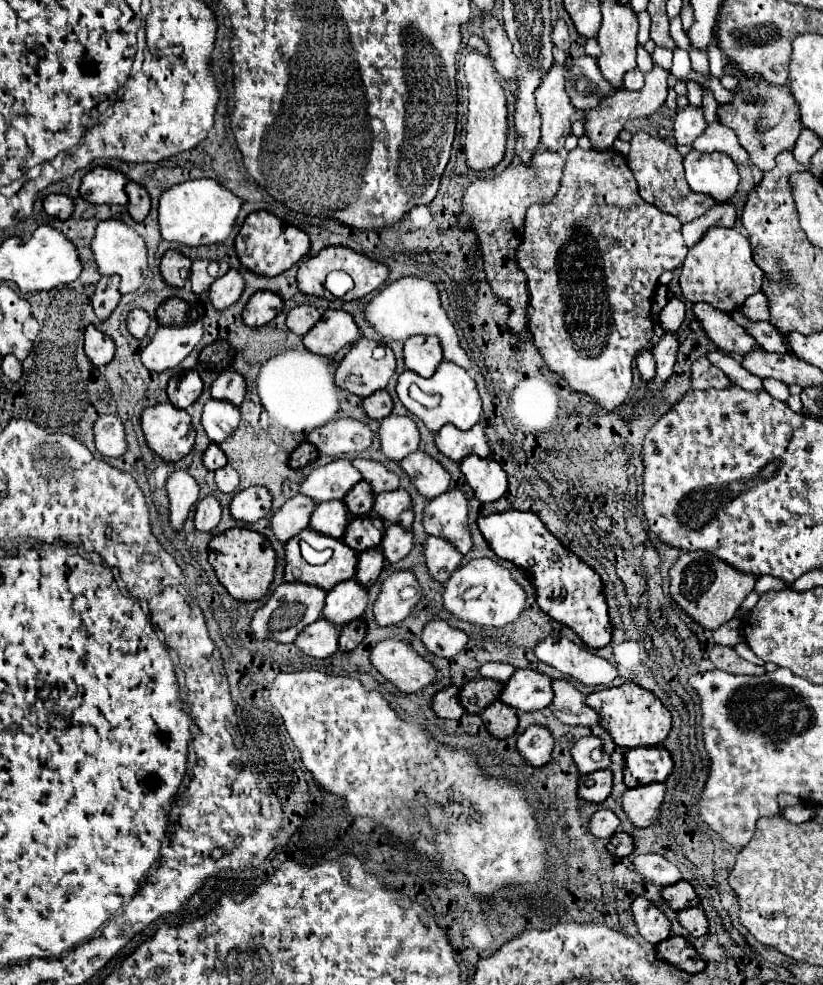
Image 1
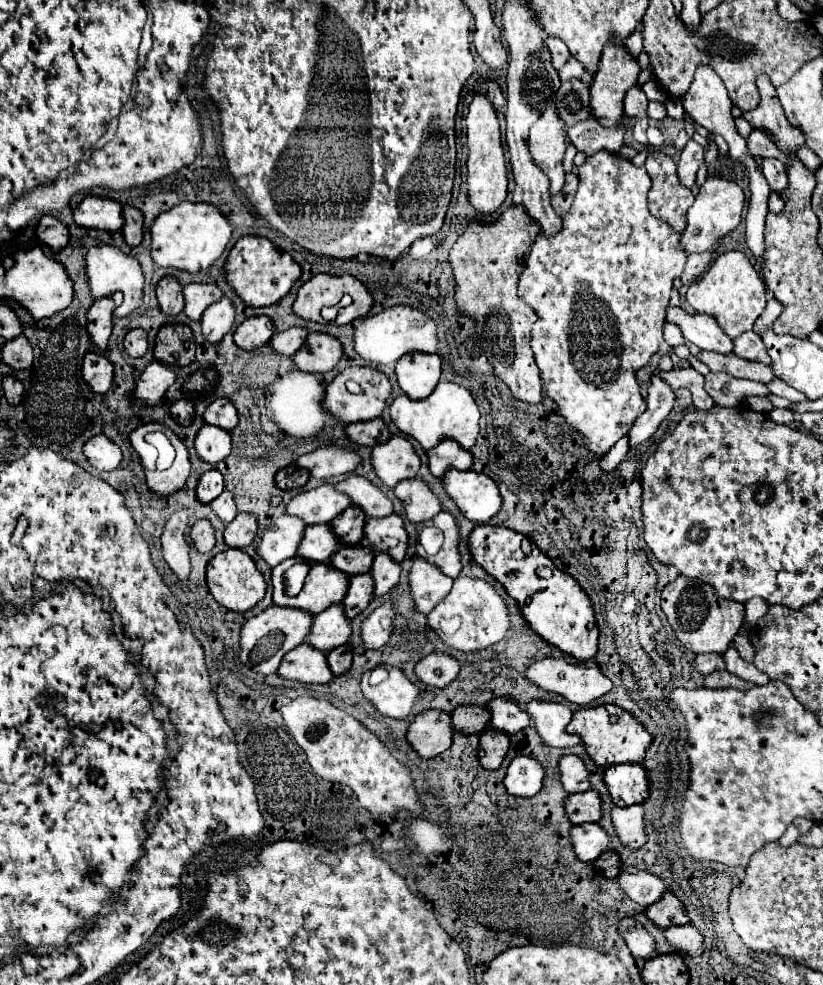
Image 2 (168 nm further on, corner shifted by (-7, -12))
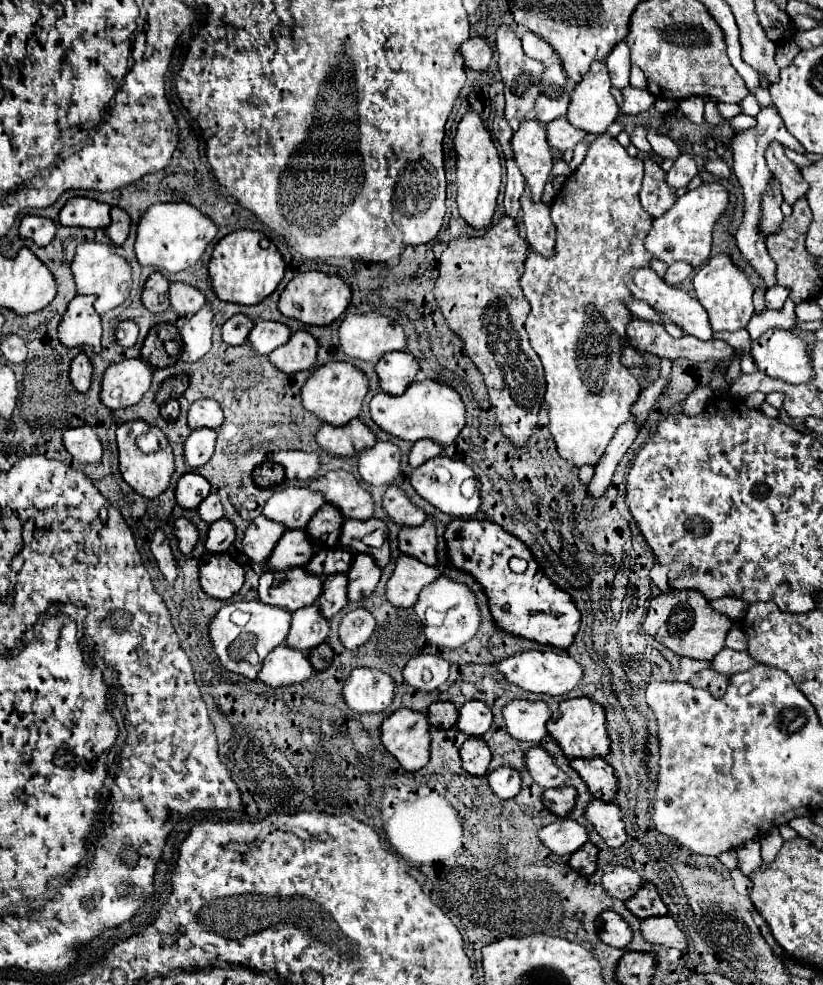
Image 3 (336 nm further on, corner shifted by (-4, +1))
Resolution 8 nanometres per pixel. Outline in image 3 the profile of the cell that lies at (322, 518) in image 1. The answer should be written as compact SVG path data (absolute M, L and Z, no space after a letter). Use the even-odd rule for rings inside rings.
M287 529L275 547L275 553L271 553L271 561L267 561L265 569L285 571L295 565L307 565L313 551L315 545L305 529Z

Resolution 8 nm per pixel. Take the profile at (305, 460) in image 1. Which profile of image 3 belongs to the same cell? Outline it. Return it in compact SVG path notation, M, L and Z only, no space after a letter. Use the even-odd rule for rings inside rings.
M267 459L263 465L259 465L259 469L255 469L257 485L275 487L275 485L281 485L283 481L285 481L285 469L281 469L281 465L271 459Z

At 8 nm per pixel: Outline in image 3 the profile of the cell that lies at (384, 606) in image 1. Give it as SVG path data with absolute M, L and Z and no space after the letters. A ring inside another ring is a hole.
M353 609L349 611L339 627L339 639L347 649L357 649L361 647L365 641L369 641L369 637L375 631L375 617L369 609Z

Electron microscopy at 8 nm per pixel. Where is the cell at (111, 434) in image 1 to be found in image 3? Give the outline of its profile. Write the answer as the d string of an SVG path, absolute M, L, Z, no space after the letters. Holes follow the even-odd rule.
M91 425L67 429L67 433L63 435L63 443L71 457L79 463L99 463L103 455L101 439Z

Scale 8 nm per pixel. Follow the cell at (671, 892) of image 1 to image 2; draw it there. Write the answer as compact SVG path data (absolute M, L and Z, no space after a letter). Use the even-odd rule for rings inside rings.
M666 892L666 896L662 896L650 908L646 908L644 914L662 930L666 930L670 924L688 924L684 906L676 896L672 896L672 892Z

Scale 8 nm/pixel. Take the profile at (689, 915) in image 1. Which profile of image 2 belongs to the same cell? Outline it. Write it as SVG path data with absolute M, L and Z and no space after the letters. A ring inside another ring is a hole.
M684 924L684 926L670 926L664 930L664 938L678 950L678 952L684 952L688 956L700 956L704 952L704 946L702 946L702 934L690 926L690 924Z

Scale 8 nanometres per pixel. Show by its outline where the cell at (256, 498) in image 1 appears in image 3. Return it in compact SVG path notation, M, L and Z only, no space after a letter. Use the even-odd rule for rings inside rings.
M223 517L211 523L205 547L211 553L223 553L233 545L233 541L235 541L235 525L227 517Z

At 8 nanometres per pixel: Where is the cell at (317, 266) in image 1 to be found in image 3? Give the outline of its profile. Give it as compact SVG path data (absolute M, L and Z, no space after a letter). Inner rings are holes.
M305 271L295 275L283 289L279 297L279 311L285 317L293 317L309 325L331 325L345 313L349 303L351 303L351 287L341 275L323 271Z

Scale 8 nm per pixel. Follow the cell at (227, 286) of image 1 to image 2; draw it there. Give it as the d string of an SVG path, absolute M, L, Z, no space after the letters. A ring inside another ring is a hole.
M228 298L218 300L202 314L202 334L208 344L218 344L234 324L234 306Z

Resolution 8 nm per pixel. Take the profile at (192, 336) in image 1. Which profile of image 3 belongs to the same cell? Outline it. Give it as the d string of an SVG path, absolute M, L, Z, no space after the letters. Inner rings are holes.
M125 359L113 363L103 375L101 401L111 409L125 409L141 401L153 381L153 367L145 359Z

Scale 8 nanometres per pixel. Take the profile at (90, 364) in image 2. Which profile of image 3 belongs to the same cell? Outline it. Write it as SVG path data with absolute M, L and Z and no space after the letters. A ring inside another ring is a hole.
M81 351L81 353L71 361L71 371L69 371L69 377L71 377L75 389L81 391L81 393L89 391L89 387L91 387L91 375L93 375L93 363L91 363L91 359Z

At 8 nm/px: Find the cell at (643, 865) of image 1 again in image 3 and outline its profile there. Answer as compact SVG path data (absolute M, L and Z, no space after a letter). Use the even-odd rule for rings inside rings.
M605 865L603 867L603 887L611 897L627 901L633 897L643 885L643 877L639 871L623 865Z

